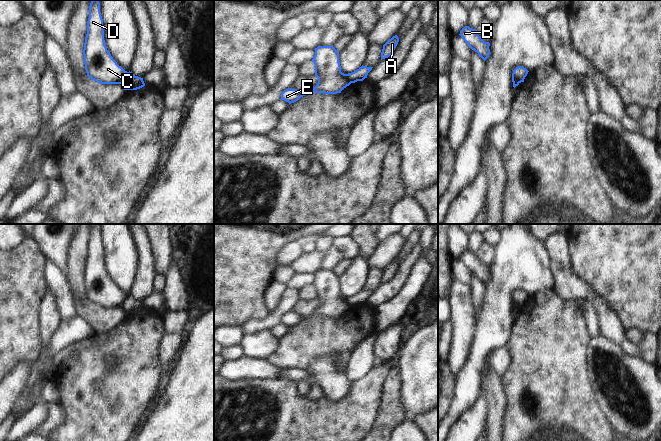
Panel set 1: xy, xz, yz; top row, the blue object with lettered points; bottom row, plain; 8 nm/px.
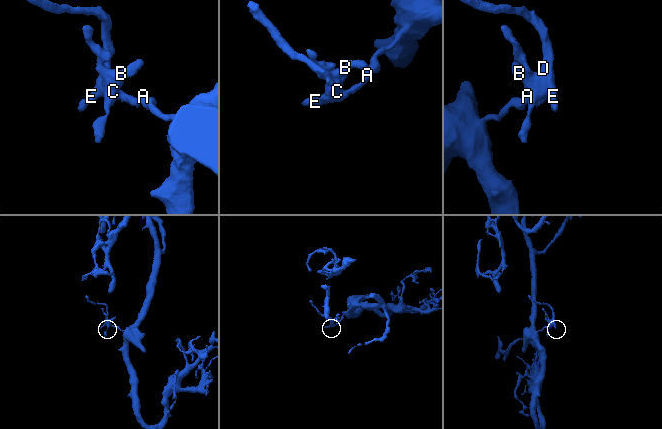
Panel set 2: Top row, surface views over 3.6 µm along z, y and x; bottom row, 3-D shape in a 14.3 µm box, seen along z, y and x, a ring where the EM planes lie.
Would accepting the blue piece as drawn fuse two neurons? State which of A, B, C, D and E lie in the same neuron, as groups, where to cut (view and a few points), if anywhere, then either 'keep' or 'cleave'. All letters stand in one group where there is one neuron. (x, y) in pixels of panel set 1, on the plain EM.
groups A / B C D E; cut xy (128, 296), (120, 307); cleave

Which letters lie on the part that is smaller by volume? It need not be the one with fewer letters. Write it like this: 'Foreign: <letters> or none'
Foreign: B, C, D, E

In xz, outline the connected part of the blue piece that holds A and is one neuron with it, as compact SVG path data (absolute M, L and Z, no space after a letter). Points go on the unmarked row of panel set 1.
M395 259L383 269L381 284L388 282L394 276L398 266L399 262L397 259Z

